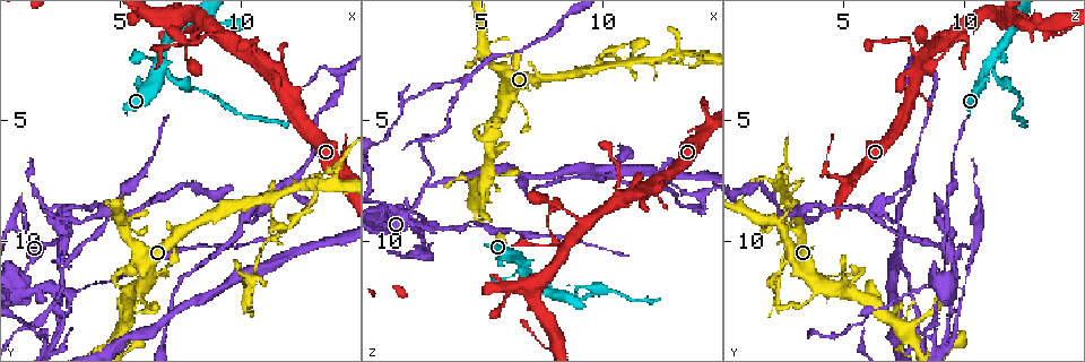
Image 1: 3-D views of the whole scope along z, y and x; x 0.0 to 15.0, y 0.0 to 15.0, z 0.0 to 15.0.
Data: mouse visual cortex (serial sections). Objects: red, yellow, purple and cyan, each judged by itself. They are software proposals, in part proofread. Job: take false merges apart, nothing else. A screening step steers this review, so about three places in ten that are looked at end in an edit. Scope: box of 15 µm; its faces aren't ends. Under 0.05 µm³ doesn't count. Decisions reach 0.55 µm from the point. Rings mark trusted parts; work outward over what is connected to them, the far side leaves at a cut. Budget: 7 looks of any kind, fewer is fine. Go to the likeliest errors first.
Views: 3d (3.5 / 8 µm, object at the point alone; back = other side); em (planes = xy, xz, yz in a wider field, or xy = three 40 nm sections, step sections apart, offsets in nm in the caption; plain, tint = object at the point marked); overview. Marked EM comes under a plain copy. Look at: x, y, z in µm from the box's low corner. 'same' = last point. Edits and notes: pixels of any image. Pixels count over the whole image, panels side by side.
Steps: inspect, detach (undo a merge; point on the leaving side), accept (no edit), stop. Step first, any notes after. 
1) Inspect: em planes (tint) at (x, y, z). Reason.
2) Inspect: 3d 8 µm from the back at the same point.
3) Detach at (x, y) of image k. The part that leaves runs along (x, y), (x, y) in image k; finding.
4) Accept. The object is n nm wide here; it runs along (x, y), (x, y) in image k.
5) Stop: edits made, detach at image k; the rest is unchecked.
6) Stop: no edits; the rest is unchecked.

Inspect: 3d 3.5 µm at (6.6, 2.8, 11.0). Four-way junction.

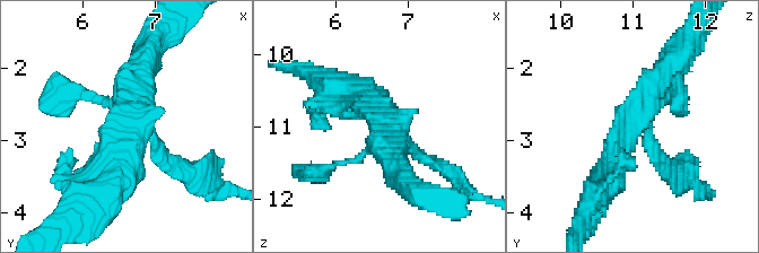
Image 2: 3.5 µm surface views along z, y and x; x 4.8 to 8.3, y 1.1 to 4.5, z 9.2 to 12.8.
Inspect: em xy step 2 (tint) at (6.70, 2.80, 10.95).

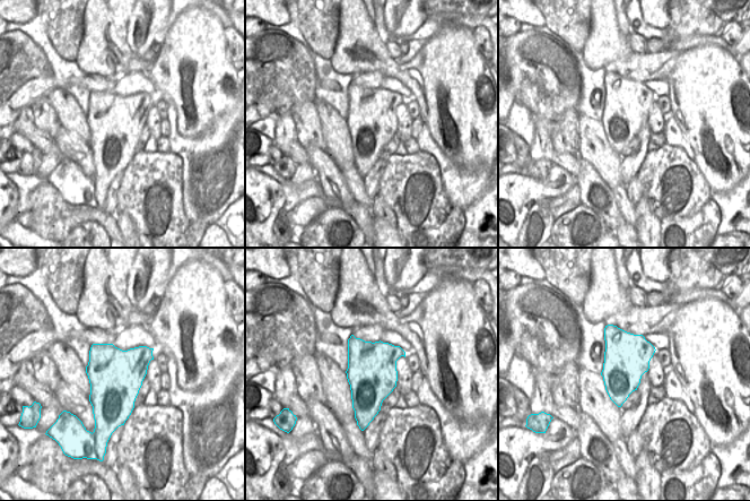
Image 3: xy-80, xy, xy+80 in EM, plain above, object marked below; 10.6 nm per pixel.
Detach at (167, 160) of image 2. The part that leaves runs along (150, 137), (171, 165), (219, 185) in image 2; a second cell is stuck on.

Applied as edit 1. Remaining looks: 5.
Inspect: overview. Redraw.

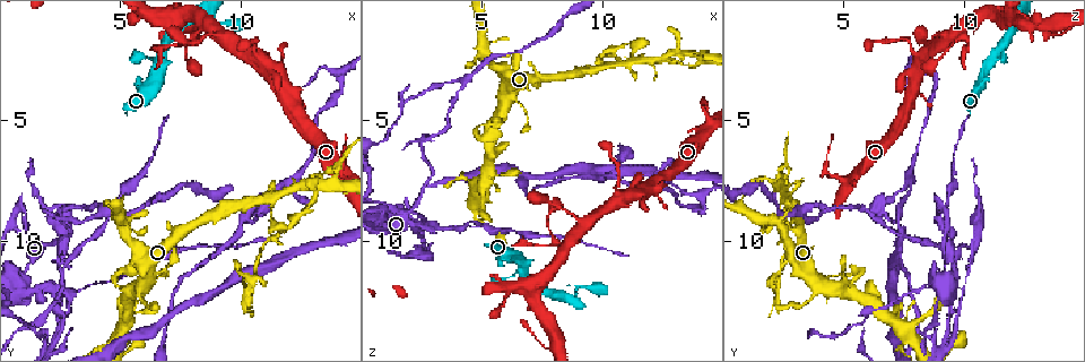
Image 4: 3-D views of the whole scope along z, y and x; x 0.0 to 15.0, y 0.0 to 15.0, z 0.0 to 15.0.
Inspect: 3d 3.5 µm at (2.4, 8.8, 6.0). Sharp bend.

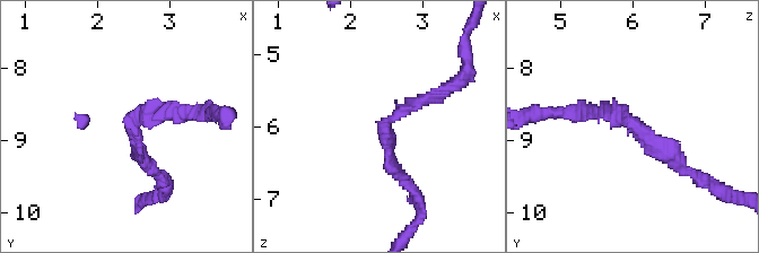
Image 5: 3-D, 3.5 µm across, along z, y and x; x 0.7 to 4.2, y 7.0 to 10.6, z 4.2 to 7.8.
Inspect: em xy step 2 (tint) at (2.50, 8.75, 6.00). The arms are 200, 200 nm wide; now the EM.

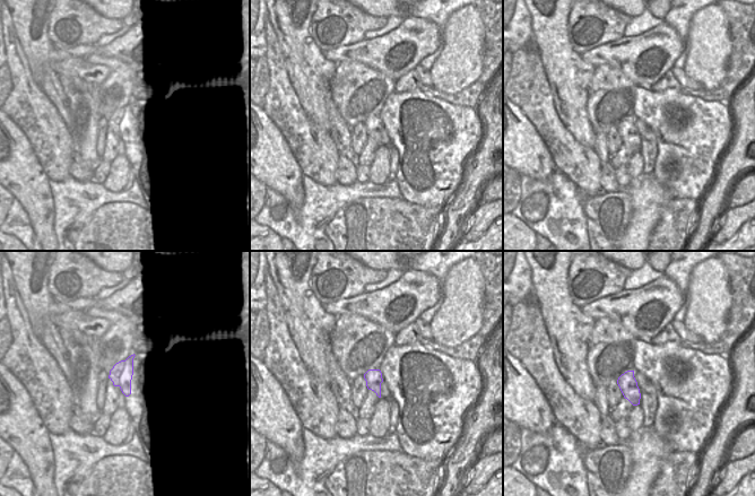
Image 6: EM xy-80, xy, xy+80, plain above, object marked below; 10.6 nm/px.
Accept. It runs along (686, 168), (630, 120), (593, 113) in image 5; continuous, no second cell.

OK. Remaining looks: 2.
Inspect: 3d 3.5 µm from the back at (11.0, 8.1, 2.7). Two arms in line, one across.

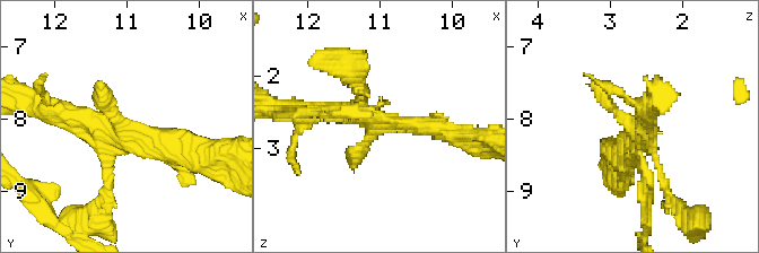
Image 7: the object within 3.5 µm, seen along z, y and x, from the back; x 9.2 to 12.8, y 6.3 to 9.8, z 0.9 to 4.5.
Inspect: em xy step 3 (tint) at (11.00, 8.20, 2.65). Now the EM.

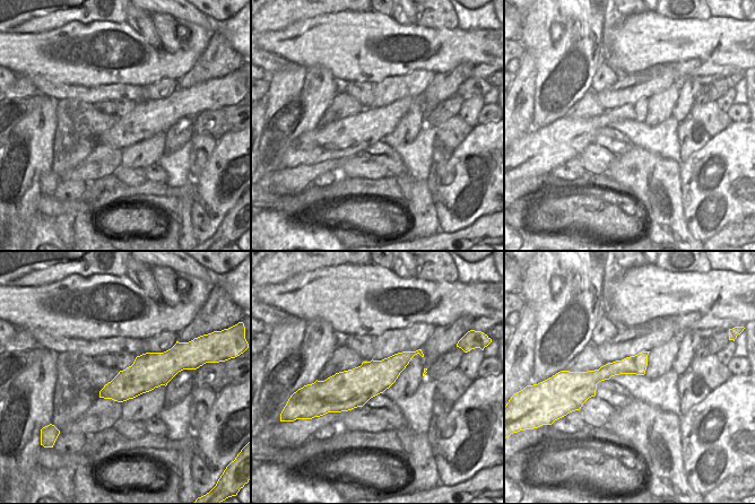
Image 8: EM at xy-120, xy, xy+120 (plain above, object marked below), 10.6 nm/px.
Accept. The object is 400 nm wide here; it runs along (194, 153), (55, 111) in image 7; continuous, no second cell.

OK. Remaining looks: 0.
Stop: edits made, detach at image 2; the rest is unchecked.

